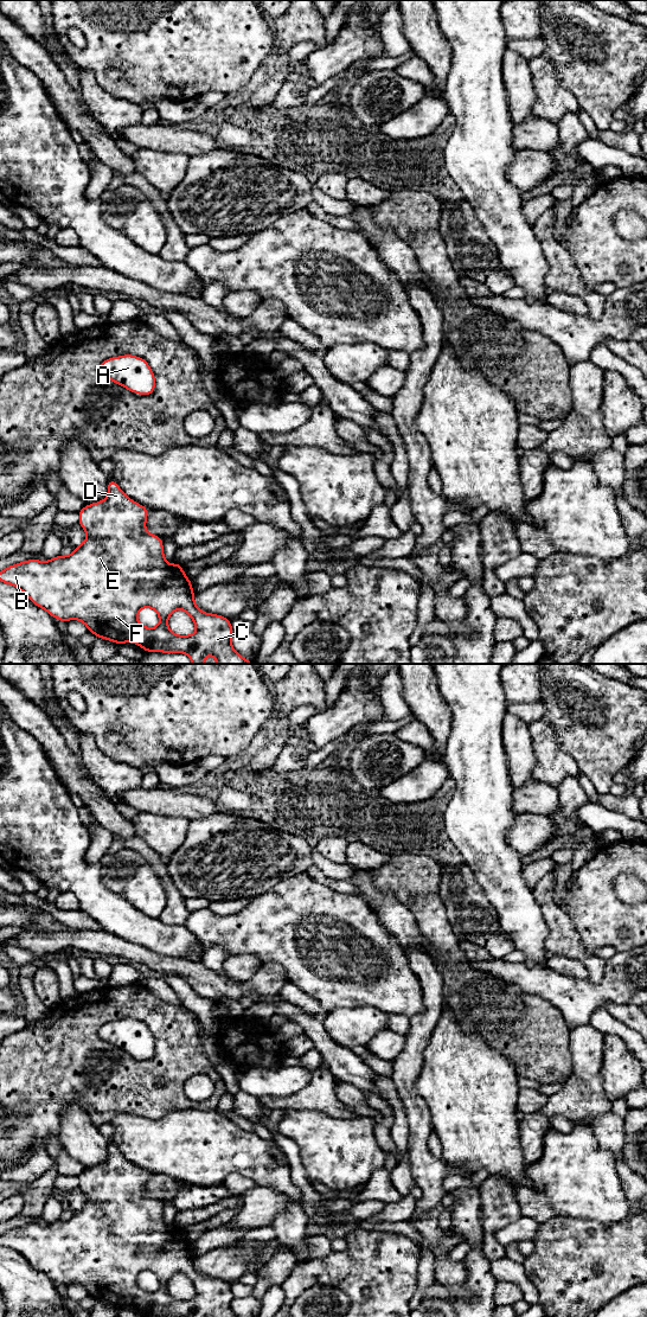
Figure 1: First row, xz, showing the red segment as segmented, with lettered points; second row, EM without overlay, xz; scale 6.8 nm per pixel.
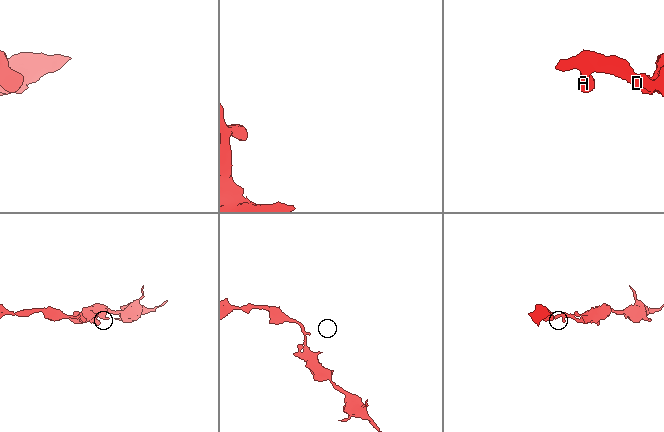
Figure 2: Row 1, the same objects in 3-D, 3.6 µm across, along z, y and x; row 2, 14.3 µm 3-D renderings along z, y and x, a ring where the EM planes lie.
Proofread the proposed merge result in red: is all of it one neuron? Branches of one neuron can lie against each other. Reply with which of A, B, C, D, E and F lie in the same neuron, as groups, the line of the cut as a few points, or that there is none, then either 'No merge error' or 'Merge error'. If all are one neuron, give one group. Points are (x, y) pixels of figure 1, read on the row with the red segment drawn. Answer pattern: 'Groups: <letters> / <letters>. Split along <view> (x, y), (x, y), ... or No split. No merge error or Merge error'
Groups: A B C D E F. No split. No merge error

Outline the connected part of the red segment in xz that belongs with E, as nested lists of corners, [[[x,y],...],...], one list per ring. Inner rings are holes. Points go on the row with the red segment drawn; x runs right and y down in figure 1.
[[[111,478],[108,480],[108,497],[103,501],[85,505],[79,512],[78,524],[85,530],[88,538],[69,556],[56,556],[49,562],[37,558],[12,564],[0,571],[0,581],[20,589],[36,606],[45,609],[51,616],[63,622],[76,619],[82,621],[97,638],[109,639],[115,644],[135,642],[148,652],[181,652],[191,658],[192,664],[205,664],[206,654],[211,654],[217,664],[252,664],[238,654],[232,645],[233,631],[231,620],[218,614],[201,612],[194,603],[191,580],[184,574],[181,564],[168,564],[164,557],[162,538],[146,532],[148,509],[130,498]],[[153,608],[160,624],[154,628],[142,626],[137,620],[140,609]],[[177,609],[185,610],[193,620],[197,632],[192,635],[177,635],[168,625],[168,618]]]

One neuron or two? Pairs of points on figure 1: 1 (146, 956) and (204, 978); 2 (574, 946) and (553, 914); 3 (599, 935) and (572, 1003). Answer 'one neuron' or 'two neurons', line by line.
1: one neuron
2: one neuron
3: two neurons

